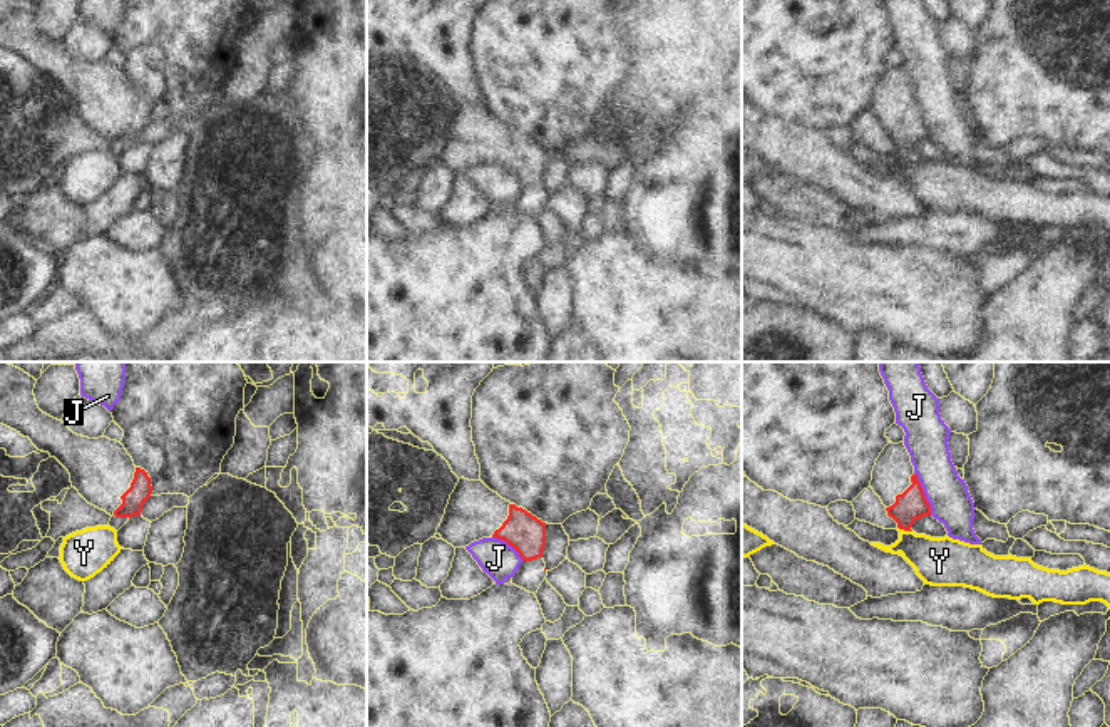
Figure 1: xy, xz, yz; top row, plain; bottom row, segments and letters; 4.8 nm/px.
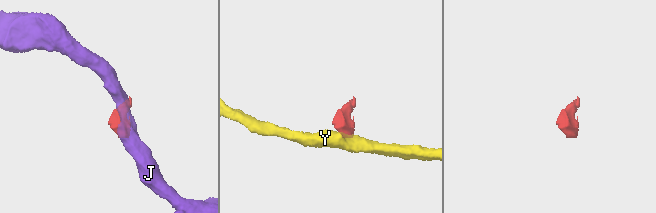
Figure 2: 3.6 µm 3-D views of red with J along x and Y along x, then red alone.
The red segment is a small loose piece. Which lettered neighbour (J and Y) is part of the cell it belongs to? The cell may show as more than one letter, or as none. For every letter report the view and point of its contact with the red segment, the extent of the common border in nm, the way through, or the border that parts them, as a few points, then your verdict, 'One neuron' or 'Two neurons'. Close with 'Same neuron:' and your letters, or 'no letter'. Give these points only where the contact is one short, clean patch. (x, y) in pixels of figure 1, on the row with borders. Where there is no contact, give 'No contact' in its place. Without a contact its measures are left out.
J: Touches red at yz (923, 494). Shared border 220 nm. Boundary: yz (914, 473), (931, 515). Two neurons
Y: Touches red at yz (904, 530). Shared border 80 nm. Boundary: yz (898, 526), (911, 531). Two neurons
Same neuron: no letter

